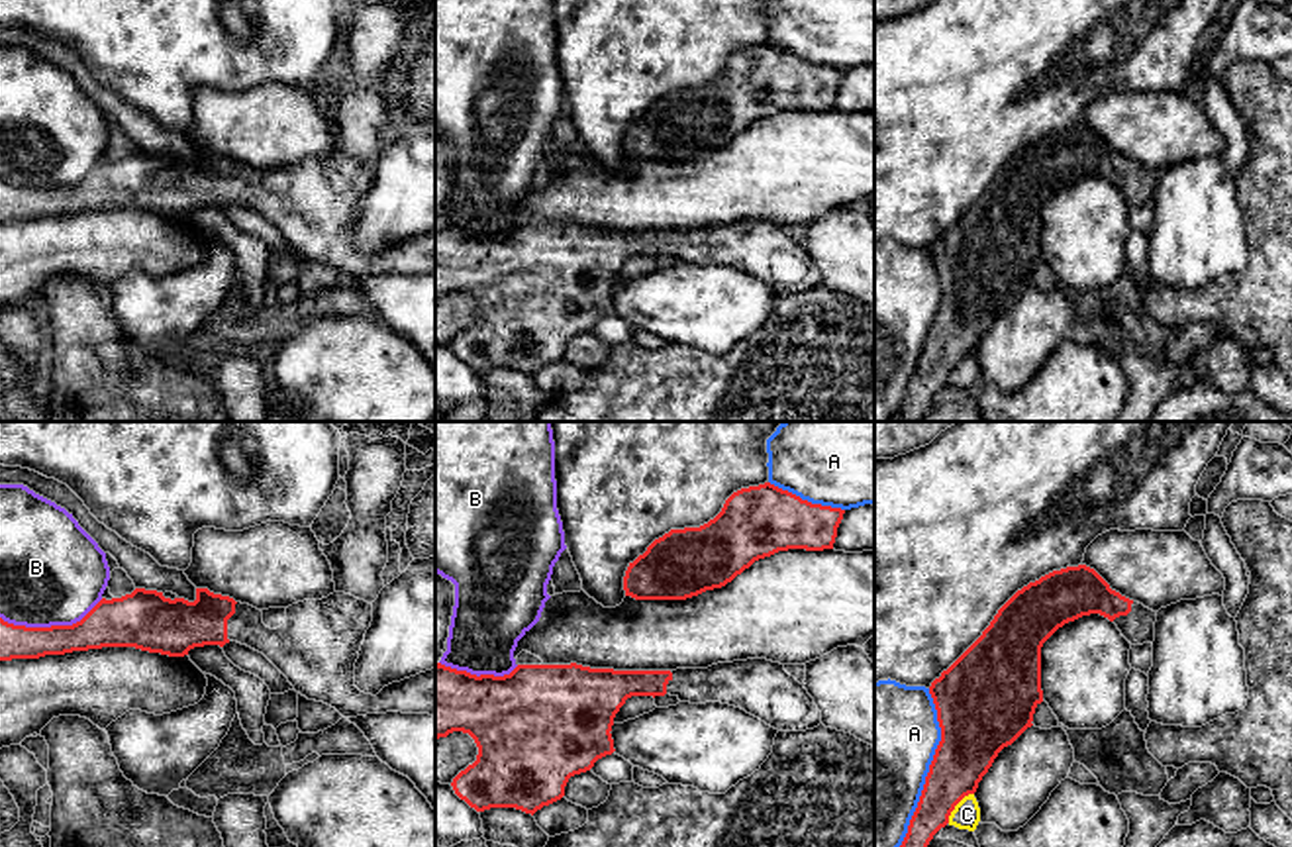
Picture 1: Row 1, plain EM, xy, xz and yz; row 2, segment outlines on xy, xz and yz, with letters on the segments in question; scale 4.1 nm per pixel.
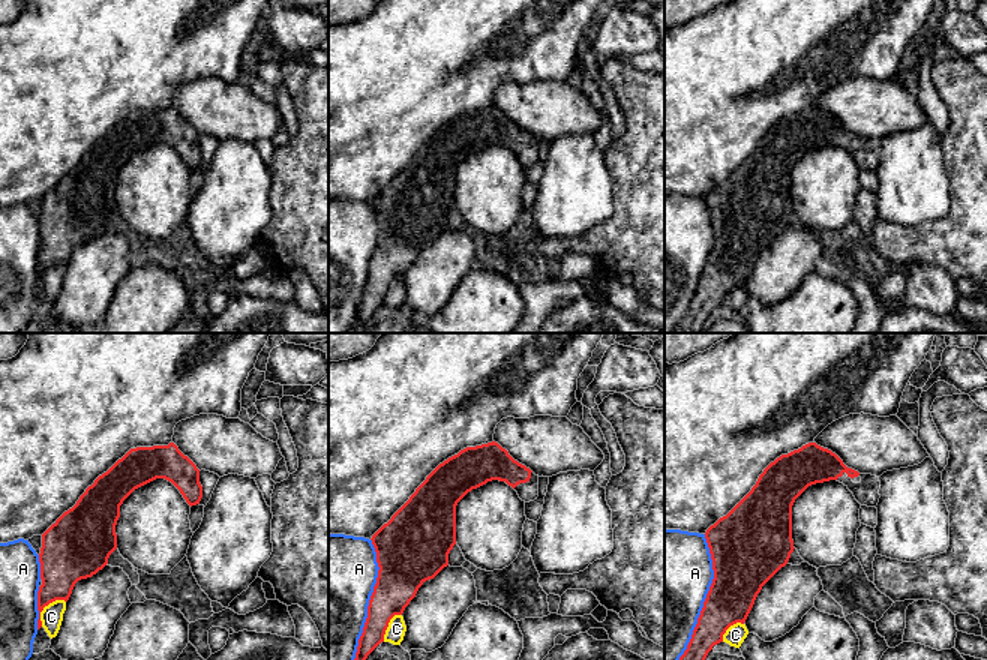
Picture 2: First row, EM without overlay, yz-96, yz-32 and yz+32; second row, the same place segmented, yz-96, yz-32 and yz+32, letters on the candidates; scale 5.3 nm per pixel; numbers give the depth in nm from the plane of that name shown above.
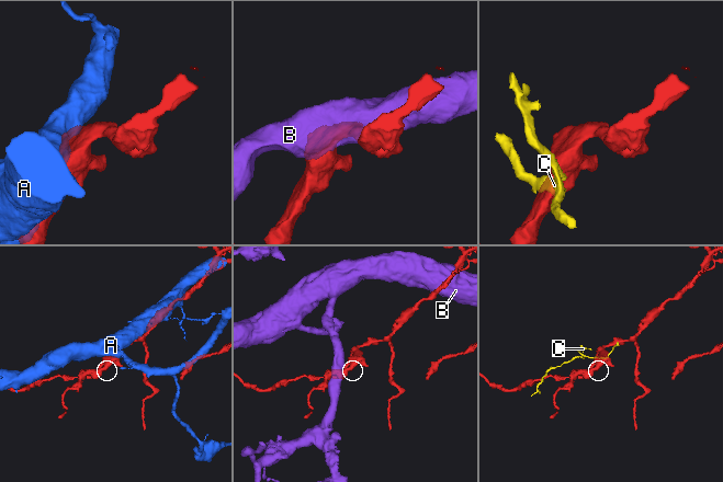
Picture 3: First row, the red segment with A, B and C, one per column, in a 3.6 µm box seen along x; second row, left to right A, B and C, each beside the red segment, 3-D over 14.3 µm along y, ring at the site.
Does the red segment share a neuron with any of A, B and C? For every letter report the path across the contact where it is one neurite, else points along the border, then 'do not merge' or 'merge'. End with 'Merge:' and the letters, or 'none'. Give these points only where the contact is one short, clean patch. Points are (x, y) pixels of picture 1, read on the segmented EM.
A: do not merge
B: do not merge
C: do not merge
Merge: none

